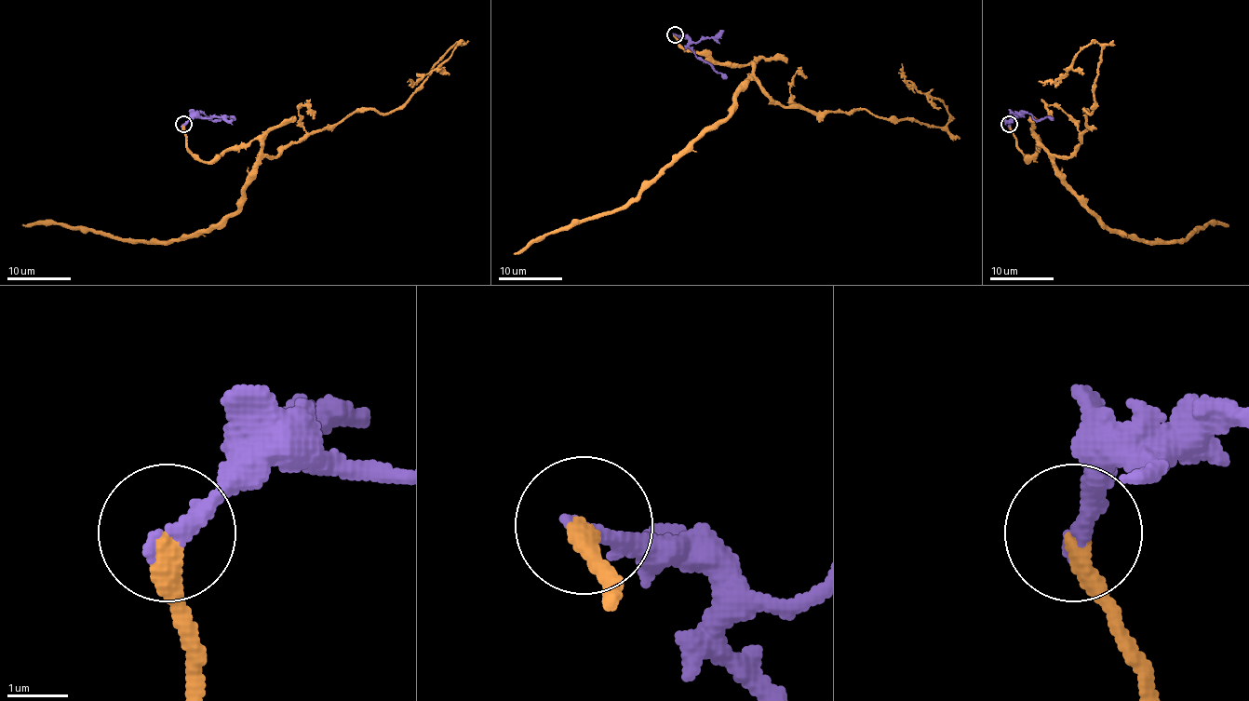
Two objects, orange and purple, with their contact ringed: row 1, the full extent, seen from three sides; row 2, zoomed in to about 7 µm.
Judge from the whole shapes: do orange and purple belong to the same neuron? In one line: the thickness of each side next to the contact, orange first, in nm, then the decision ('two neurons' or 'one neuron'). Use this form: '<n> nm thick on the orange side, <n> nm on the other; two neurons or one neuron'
320 nm thick on the orange side, 280 nm on the other; one neuron

